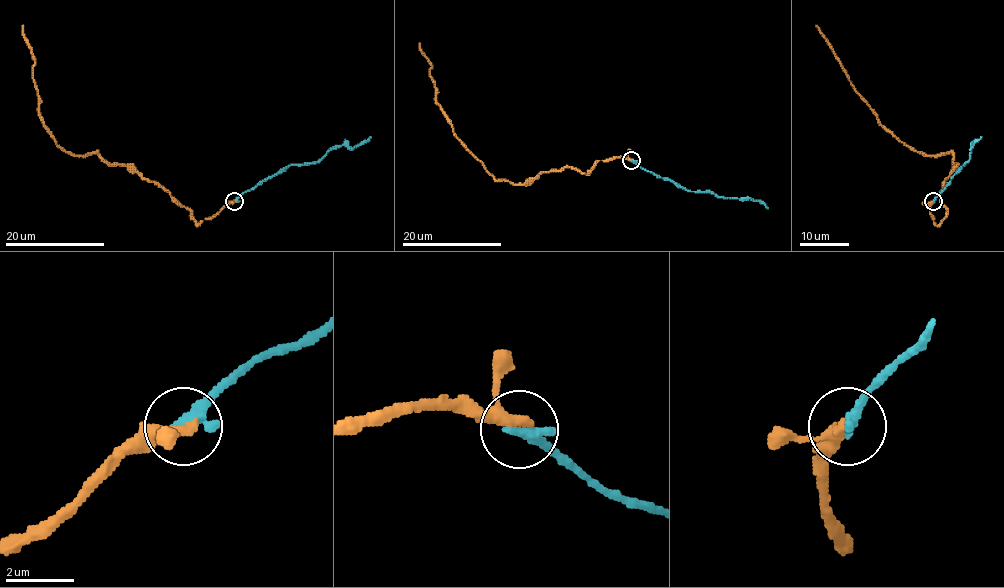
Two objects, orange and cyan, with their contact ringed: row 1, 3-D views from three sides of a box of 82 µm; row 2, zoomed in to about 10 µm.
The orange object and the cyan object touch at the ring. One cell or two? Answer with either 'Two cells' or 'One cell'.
One cell

